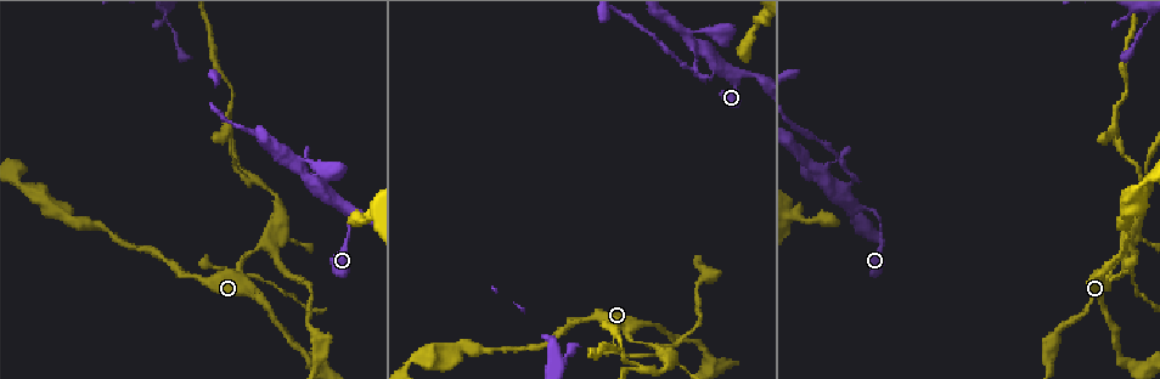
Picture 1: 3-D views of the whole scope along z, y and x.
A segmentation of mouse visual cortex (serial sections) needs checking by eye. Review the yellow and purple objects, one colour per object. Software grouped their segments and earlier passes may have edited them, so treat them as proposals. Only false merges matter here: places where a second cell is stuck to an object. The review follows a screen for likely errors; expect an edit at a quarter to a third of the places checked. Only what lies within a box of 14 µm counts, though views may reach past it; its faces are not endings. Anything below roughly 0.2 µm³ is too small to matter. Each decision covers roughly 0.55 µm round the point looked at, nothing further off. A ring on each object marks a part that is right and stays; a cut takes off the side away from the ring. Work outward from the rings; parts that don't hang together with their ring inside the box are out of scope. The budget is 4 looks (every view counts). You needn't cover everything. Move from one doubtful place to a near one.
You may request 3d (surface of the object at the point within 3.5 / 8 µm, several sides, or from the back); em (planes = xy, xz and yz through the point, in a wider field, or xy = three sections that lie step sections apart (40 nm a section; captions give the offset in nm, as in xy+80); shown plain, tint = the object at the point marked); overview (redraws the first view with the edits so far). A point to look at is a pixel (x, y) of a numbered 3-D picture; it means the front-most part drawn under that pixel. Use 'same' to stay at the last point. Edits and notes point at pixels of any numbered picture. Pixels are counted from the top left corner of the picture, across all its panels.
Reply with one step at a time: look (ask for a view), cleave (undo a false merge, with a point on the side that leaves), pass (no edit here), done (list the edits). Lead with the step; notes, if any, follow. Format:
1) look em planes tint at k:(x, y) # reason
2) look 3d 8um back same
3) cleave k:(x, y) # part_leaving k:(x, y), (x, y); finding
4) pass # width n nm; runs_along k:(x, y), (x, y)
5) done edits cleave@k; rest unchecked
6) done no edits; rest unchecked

look 3d 8um back at 1:(581, 321) # narrows sharply

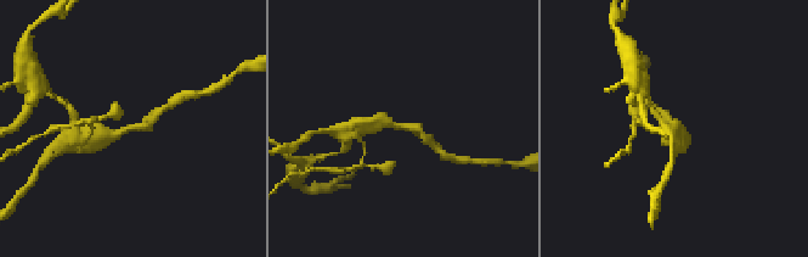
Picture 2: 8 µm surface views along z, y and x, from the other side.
look em xy step 3 tint at 2:(130, 128) # arm_widths 200, 450 nm; need the tissue

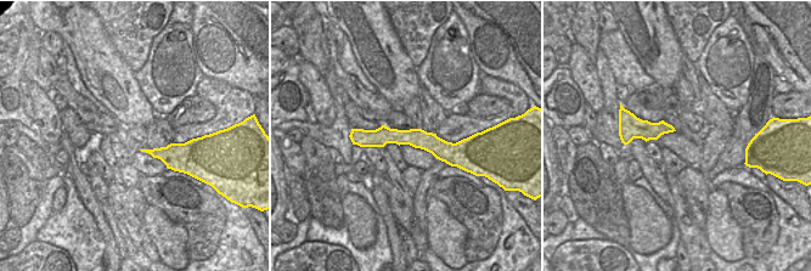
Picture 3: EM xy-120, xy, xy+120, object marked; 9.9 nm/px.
pass # runs_along 2:(100, 135), (142, 127), (157, 113); continuous, no second cell

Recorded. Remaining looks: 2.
look 3d 3.5um at 1:(653, 347) # arms part here

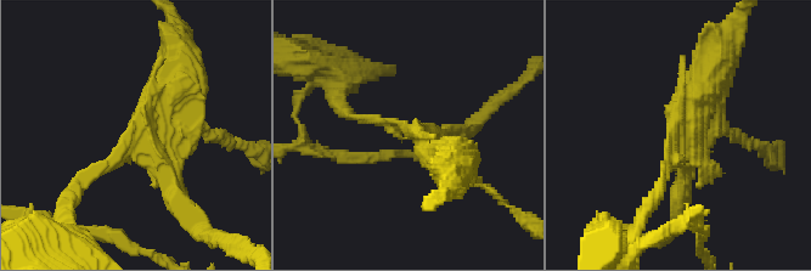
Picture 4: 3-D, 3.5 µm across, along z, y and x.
look em xy step 3 tint at 4:(140, 148) # need the tissue

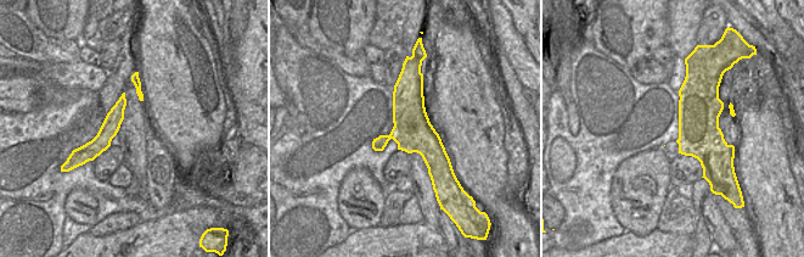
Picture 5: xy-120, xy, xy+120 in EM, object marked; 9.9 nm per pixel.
cleave 4:(175, 164) # part_leaving 4:(133, 150), (181, 85), (181, 56); two cells meet here

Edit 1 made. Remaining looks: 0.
done edits cleave@4; rest unchecked

